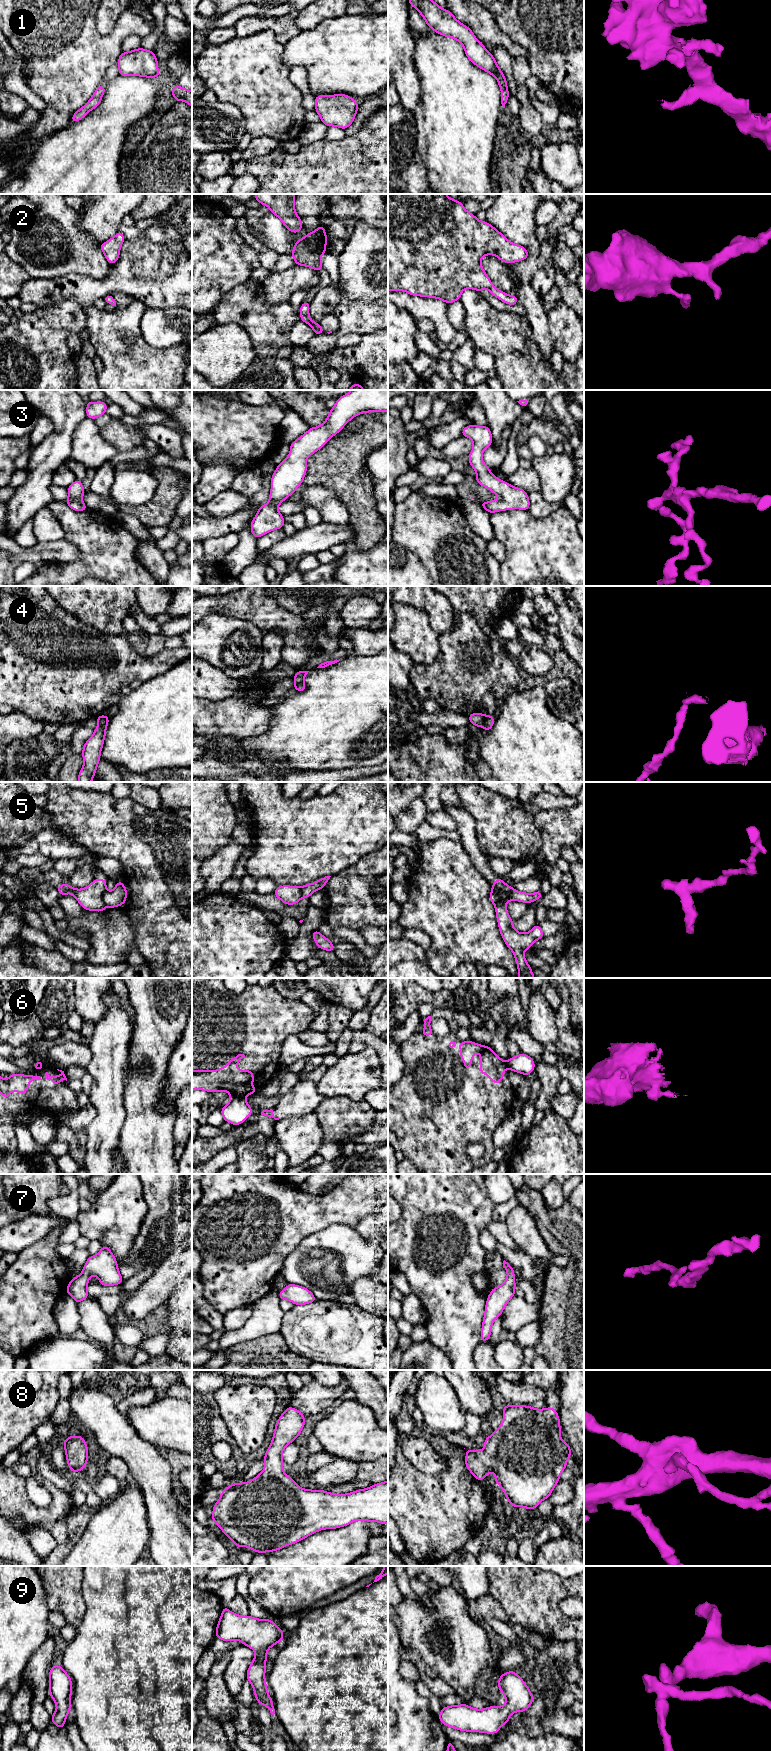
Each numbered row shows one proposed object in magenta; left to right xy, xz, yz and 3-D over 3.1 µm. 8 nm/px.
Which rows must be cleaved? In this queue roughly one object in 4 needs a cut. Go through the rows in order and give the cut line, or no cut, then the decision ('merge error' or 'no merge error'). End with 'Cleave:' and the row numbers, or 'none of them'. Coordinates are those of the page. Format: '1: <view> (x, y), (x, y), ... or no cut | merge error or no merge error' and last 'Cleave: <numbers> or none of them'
1: yz (500, 87), (506, 88) | merge error
2: no cut | no merge error
3: no cut | no merge error
4: xy (109, 718), (105, 724), (98, 725) | merge error
5: yz (492, 890), (500, 900), (495, 904) | merge error
6: xz (231, 1096), (239, 1097) | merge error
7: no cut | no merge error
8: no cut | no merge error
9: no cut | no merge error
Cleave: 1, 4, 5, 6

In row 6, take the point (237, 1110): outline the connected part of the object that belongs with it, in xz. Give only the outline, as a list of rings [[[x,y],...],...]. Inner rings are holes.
[[[231,1097],[230,1101],[220,1111],[224,1121],[234,1126],[241,1125],[254,1112],[248,1105],[246,1097]]]

